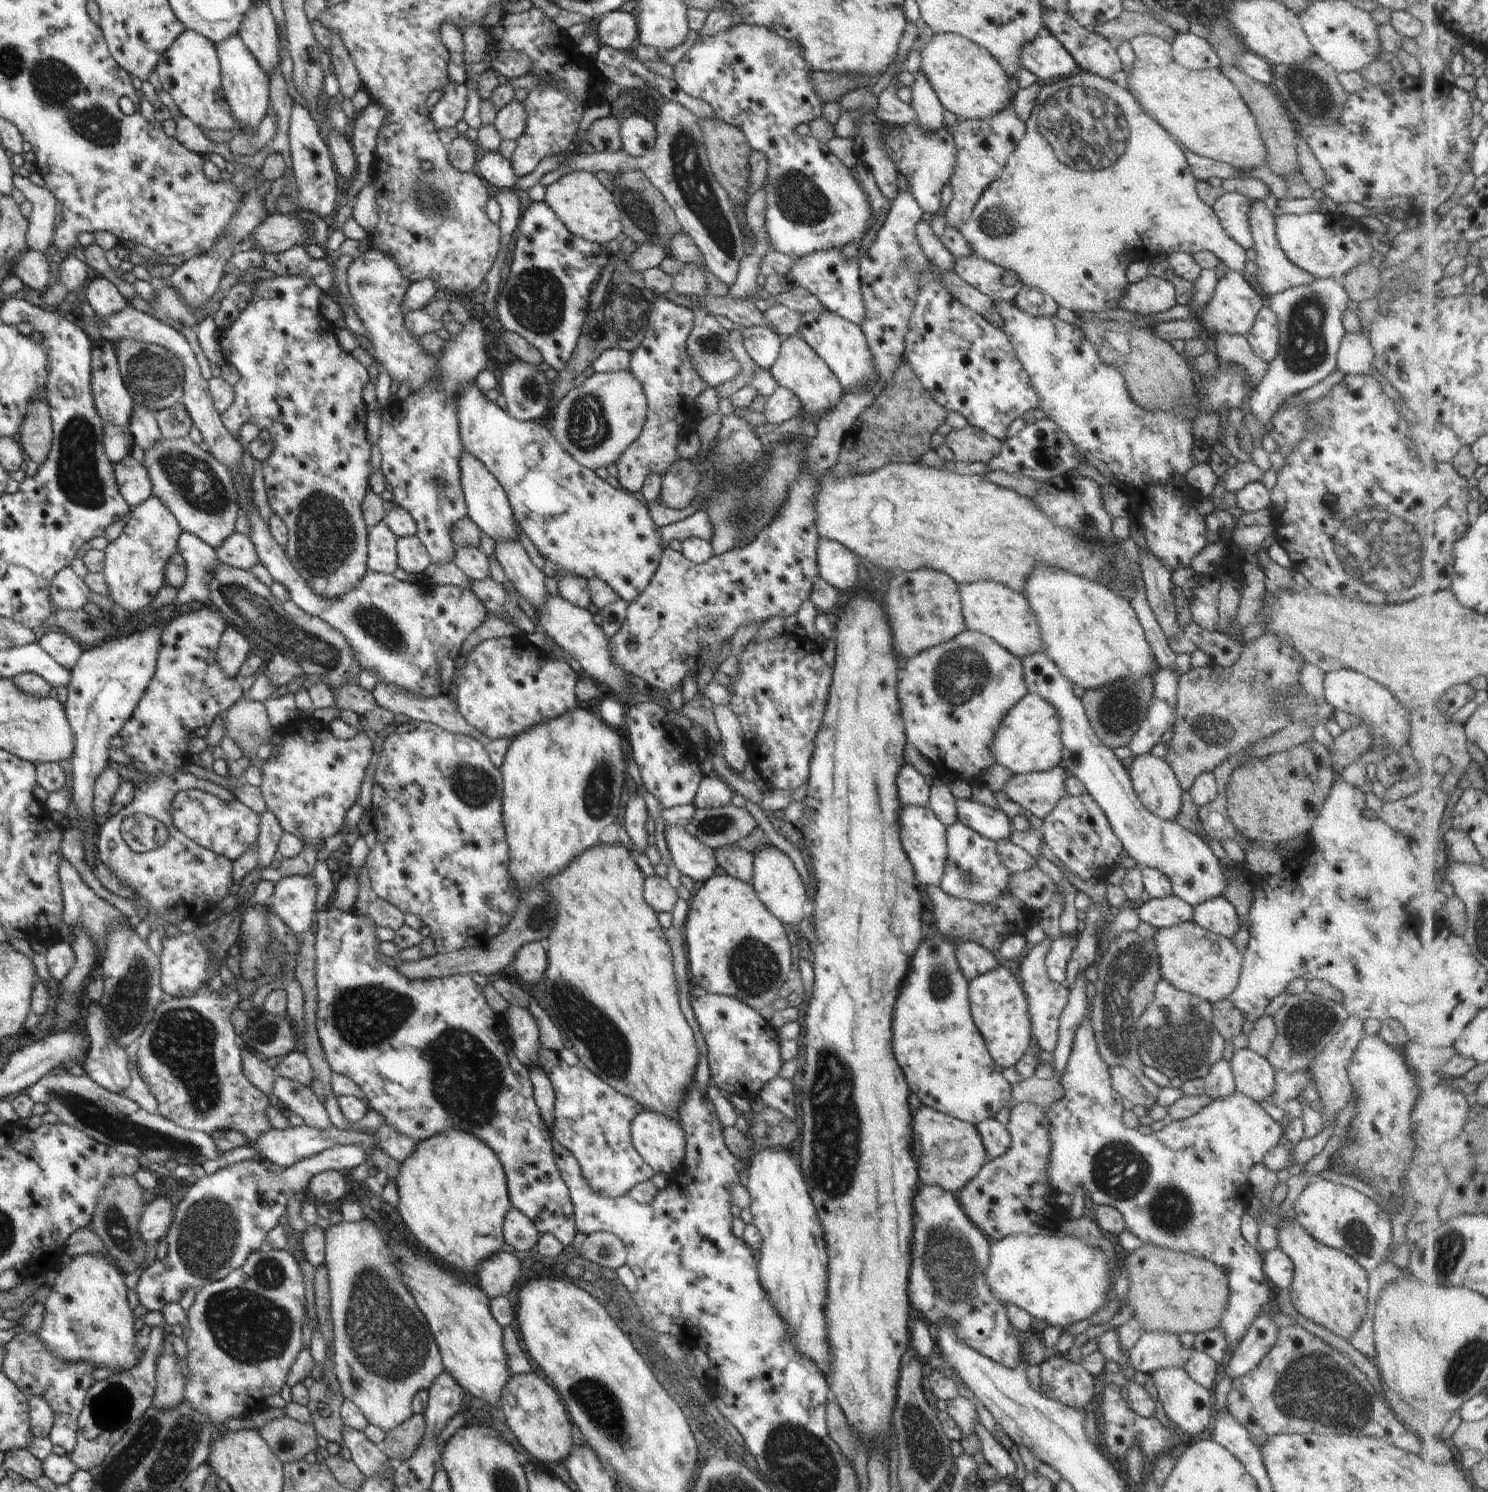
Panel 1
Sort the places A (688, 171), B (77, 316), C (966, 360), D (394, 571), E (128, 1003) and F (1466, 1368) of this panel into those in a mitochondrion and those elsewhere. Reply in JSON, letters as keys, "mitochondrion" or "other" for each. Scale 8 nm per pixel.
{"A":"mitochondrion","B":"other","C":"other","D":"other","E":"mitochondrion","F":"mitochondrion"}

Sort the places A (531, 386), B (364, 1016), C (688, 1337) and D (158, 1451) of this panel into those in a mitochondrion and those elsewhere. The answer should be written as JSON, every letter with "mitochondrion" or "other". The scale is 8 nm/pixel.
{"A":"mitochondrion","B":"mitochondrion","C":"other","D":"mitochondrion"}

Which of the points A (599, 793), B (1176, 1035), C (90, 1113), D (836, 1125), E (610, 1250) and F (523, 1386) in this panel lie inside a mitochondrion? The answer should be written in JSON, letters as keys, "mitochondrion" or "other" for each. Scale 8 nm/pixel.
{"A":"mitochondrion","B":"mitochondrion","C":"mitochondrion","D":"mitochondrion","E":"mitochondrion","F":"other"}

